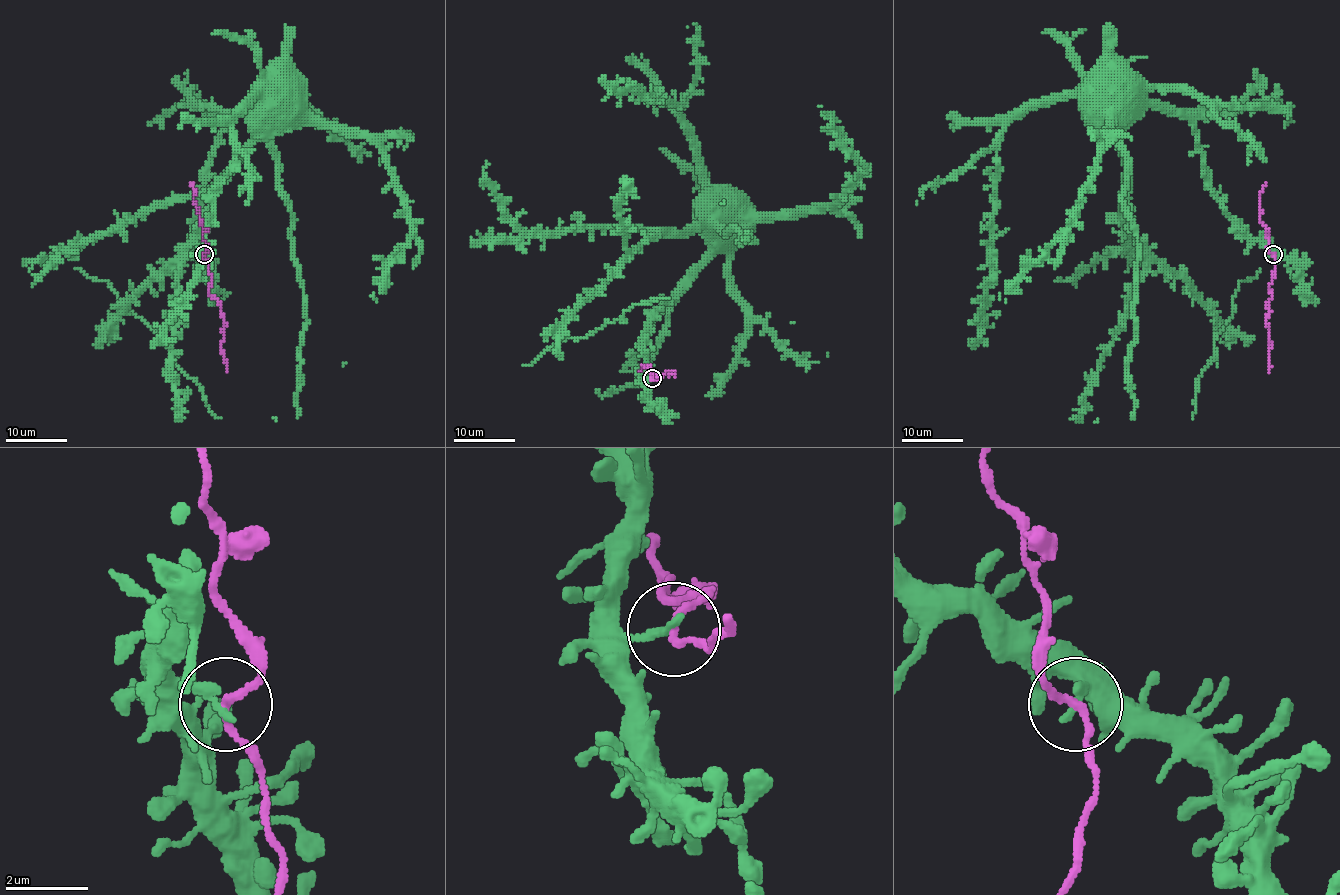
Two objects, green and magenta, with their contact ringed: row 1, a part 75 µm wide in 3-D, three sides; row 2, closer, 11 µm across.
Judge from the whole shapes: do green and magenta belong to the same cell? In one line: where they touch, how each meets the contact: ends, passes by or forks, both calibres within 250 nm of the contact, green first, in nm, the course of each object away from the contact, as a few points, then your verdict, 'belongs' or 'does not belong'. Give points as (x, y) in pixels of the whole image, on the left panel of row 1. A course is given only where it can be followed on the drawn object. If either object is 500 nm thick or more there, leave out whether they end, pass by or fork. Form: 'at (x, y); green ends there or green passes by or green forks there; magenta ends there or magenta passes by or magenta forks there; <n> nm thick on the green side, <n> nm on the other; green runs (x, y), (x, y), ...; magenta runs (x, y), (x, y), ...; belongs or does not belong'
at (204, 254); green ends there; magenta passes by; 240 nm thick on the green side, 170 nm on the other; green runs (203, 254), (196, 251), (194, 214), (209, 153), (231, 116), (264, 106); magenta runs (203, 254), (212, 276), (208, 292), (222, 307), (226, 325), (220, 351), (228, 371); belongs

